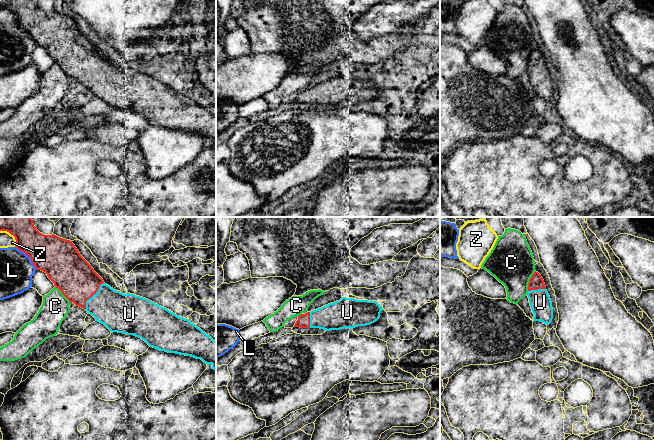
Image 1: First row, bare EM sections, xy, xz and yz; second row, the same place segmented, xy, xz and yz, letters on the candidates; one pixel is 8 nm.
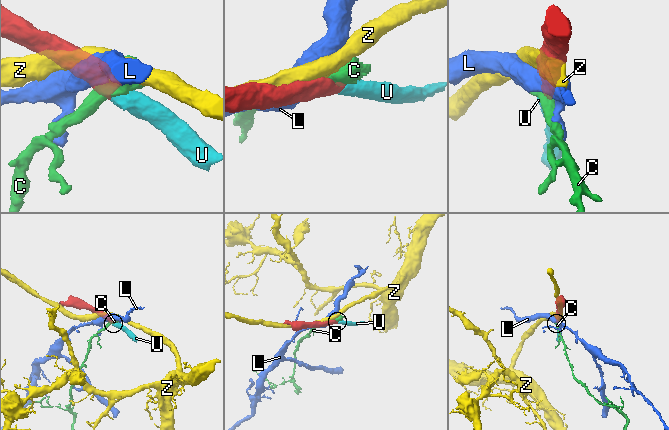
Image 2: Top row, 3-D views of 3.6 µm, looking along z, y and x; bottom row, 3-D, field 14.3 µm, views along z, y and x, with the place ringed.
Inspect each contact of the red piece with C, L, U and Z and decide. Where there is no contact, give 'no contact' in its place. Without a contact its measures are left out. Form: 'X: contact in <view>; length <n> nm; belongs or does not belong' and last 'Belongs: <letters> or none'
C: contact in yz; length 170 nm; does not belong
L: contact in xy; length 260 nm; does not belong
U: contact in xy; length 260 nm; belongs
Z: contact in xy; length 180 nm; does not belong
Belongs: U

